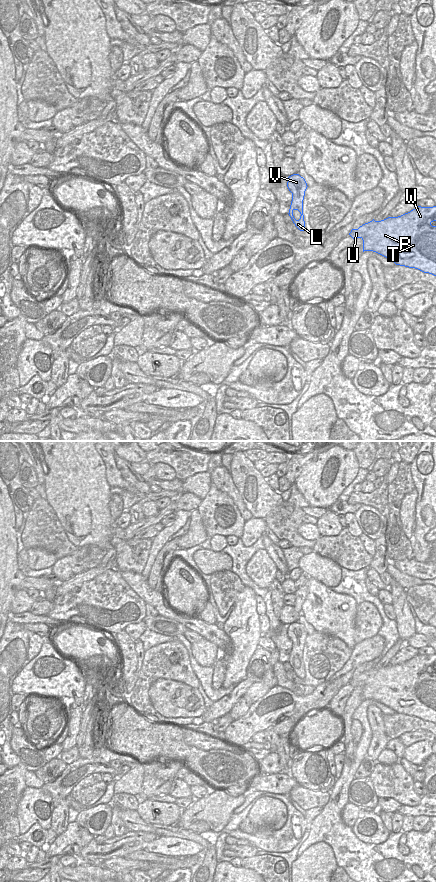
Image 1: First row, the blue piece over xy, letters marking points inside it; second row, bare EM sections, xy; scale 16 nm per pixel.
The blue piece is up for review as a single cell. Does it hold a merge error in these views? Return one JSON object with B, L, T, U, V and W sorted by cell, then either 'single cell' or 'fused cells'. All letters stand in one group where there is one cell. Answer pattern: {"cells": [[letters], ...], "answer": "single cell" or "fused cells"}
{"cells": [["B", "L", "T", "U", "V", "W"]], "answer": "single cell"}

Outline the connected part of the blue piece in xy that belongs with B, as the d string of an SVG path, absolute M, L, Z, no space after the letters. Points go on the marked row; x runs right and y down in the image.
M418 206L410 212L398 217L388 217L381 221L375 221L373 219L358 229L352 229L349 235L353 239L361 238L363 240L363 252L373 251L388 258L396 265L415 268L424 273L436 276L436 226L431 225L433 221L436 221L436 206Z

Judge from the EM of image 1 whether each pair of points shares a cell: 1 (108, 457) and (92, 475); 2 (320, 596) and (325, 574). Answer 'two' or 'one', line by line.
1: two
2: two

